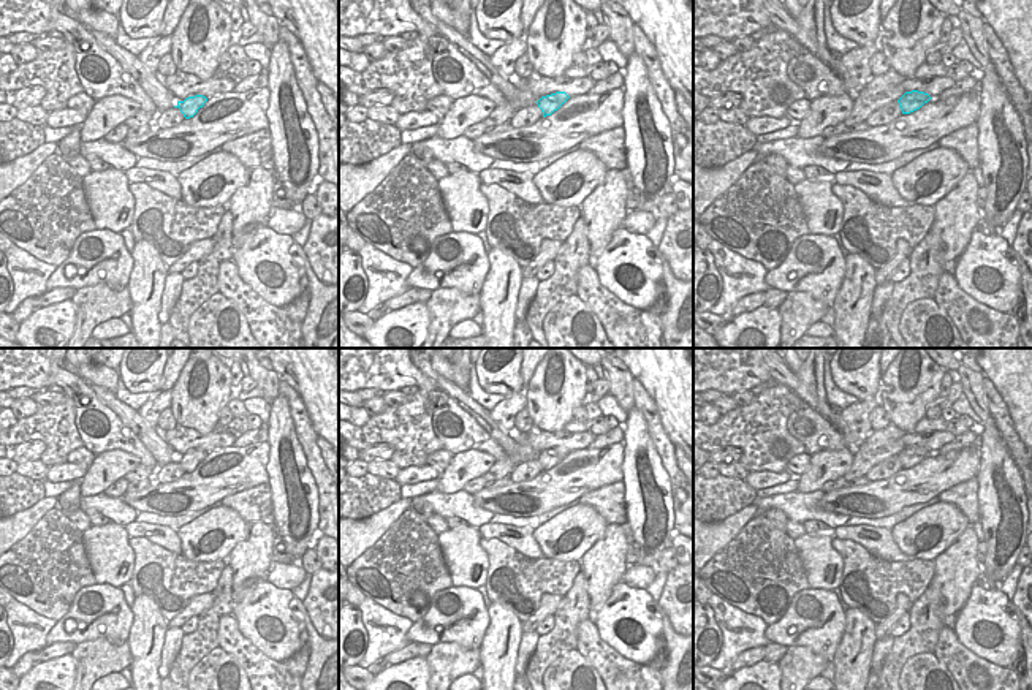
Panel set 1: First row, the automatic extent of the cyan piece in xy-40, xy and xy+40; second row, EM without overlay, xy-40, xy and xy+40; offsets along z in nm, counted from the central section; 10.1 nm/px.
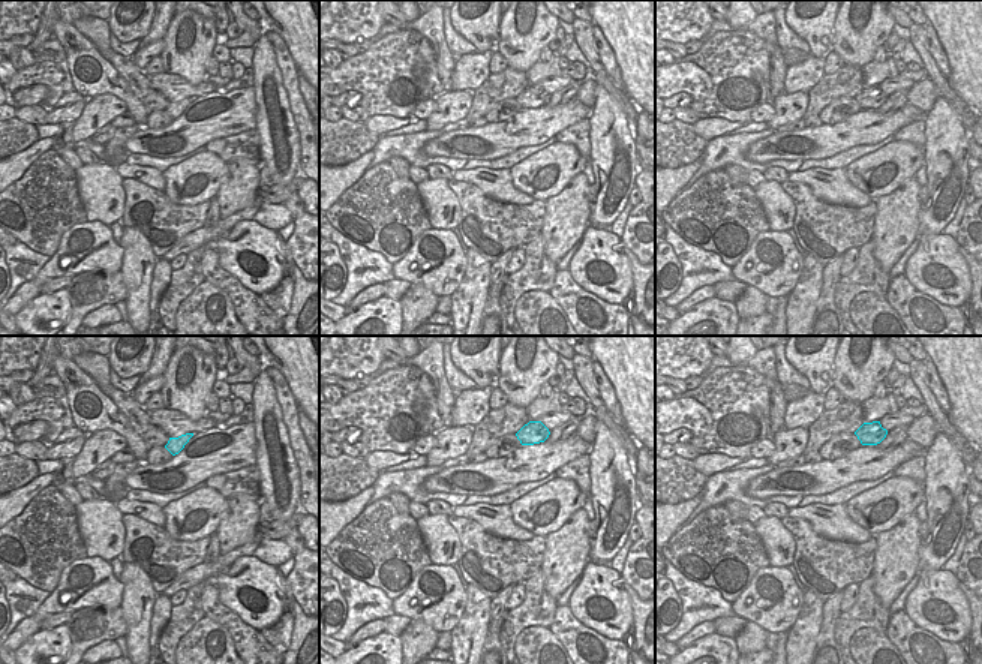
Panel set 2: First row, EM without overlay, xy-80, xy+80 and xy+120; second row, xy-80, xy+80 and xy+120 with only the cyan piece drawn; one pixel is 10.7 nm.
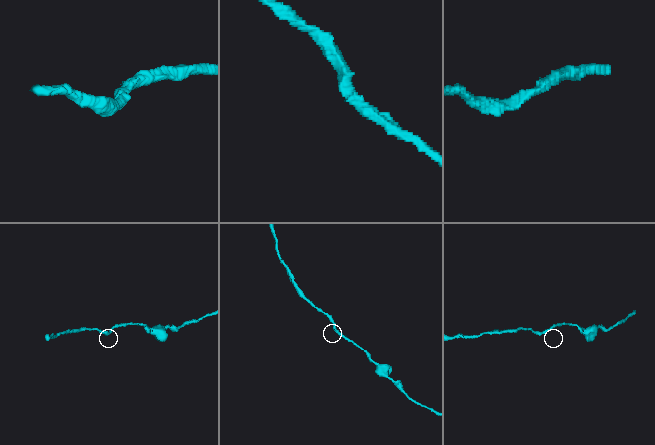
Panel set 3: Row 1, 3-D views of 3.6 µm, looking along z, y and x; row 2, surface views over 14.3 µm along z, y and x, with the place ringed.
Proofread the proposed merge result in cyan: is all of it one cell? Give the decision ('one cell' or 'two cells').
one cell

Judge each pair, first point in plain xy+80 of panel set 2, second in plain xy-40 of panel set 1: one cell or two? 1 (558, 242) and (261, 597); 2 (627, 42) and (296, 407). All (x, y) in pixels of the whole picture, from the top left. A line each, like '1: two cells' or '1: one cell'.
1: two cells
2: two cells

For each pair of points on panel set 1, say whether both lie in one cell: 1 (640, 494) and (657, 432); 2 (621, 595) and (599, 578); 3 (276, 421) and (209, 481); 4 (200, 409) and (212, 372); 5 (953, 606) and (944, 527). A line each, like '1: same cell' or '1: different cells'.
1: different cells
2: different cells
3: different cells
4: same cell
5: different cells

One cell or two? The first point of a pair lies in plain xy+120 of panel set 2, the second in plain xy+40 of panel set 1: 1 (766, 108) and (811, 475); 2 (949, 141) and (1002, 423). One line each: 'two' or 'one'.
1: two
2: two

